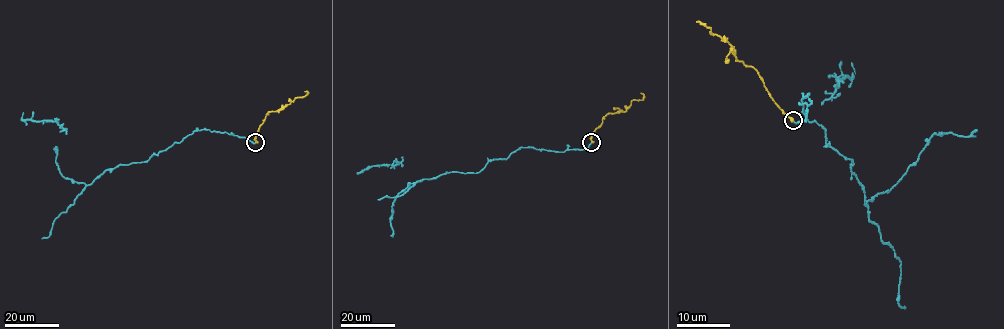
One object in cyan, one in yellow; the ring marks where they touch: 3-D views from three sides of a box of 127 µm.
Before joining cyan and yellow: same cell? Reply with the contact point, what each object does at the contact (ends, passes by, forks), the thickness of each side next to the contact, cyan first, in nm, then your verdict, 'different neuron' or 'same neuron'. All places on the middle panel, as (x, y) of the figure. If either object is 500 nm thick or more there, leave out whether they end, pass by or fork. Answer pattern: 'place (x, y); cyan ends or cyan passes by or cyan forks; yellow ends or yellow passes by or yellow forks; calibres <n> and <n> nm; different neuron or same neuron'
place (591, 142); cyan ends; yellow ends; calibres 140 and 440 nm; same neuron

